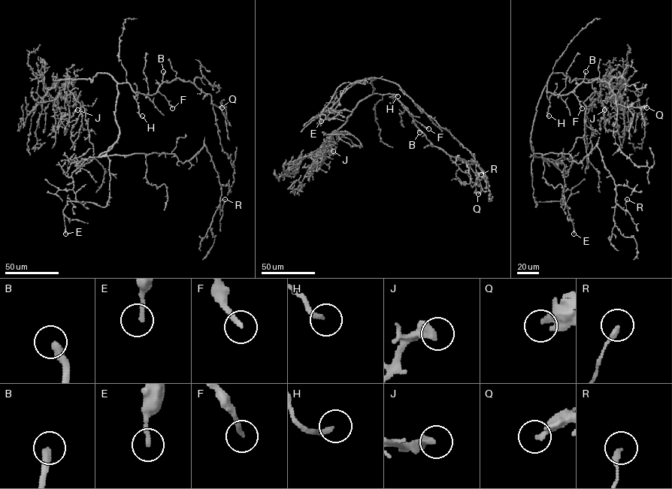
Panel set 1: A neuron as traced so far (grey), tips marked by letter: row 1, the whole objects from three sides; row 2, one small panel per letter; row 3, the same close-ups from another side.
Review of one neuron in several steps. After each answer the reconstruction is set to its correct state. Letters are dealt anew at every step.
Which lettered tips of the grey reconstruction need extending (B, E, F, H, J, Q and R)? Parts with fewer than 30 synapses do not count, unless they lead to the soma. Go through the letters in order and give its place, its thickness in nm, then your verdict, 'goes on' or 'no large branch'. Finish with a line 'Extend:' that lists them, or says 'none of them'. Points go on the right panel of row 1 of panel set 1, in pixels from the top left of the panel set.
B: at (585, 71); 360 nm thick; goes on
E: at (573, 233); 200 nm thick; no large branch
F: at (582, 108); 200 nm thick; goes on
H: at (549, 116); 200 nm thick; no large branch
J: at (604, 110); 440 nm thick; no large branch
Q: at (646, 107); 190 nm thick; goes on
R: at (627, 199); 240 nm thick; no large branch
Extend: B, F, Q

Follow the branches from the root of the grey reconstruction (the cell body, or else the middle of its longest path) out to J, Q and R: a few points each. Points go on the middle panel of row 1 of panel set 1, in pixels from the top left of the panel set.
J: (374, 79), (370, 82), (373, 93), (358, 104), (346, 122), (320, 146), (322, 145), (325, 151), (333, 151)
Q: (374, 79), (370, 82), (373, 93), (392, 95), (434, 146), (469, 164), (479, 182), (478, 194)
R: (374, 79), (362, 81), (378, 78), (396, 83), (470, 152), (481, 174)

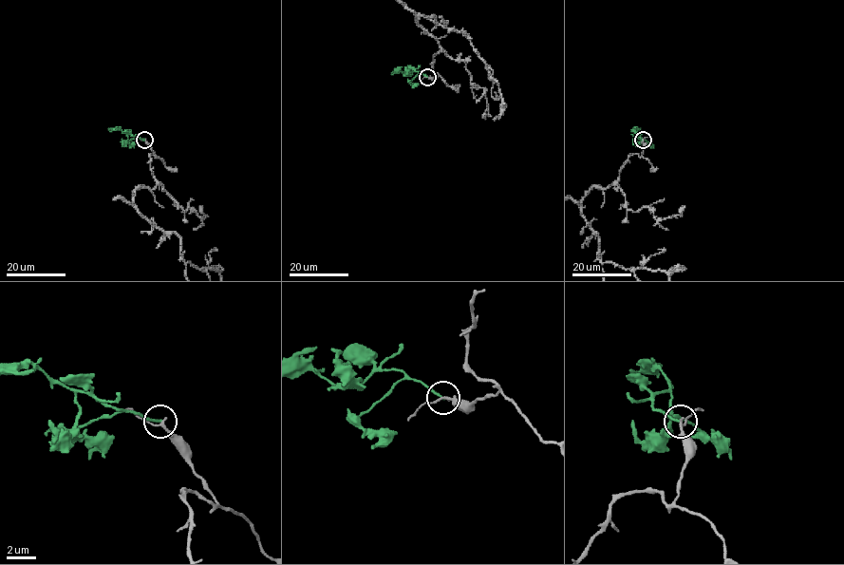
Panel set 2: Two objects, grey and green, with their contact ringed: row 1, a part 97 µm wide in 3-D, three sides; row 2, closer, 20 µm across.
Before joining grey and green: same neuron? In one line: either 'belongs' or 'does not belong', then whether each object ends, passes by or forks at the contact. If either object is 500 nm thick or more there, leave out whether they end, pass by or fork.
does not belong; grey passes by; green ends

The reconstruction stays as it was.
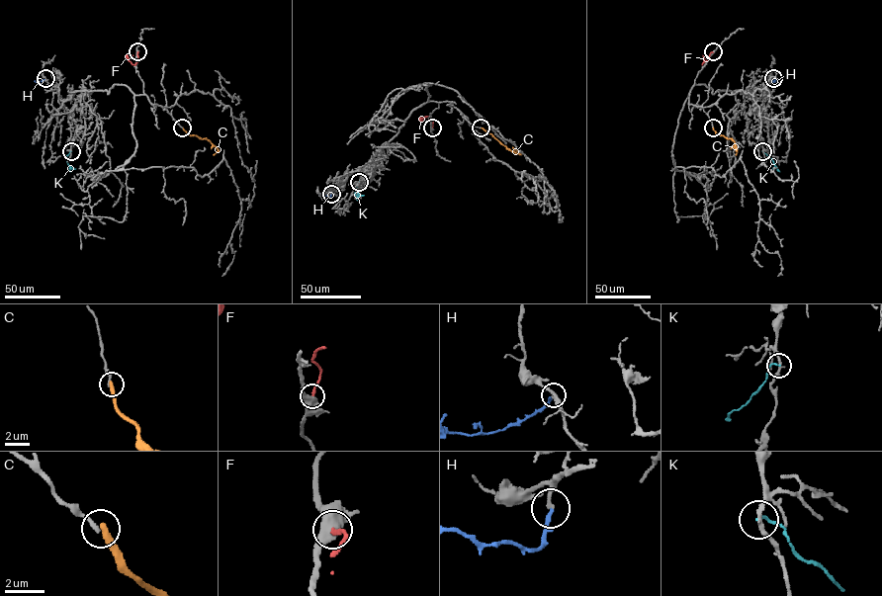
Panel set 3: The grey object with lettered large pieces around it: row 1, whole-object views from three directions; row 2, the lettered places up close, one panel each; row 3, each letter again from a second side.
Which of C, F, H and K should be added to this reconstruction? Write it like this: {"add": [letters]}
{"add": ["H"]}

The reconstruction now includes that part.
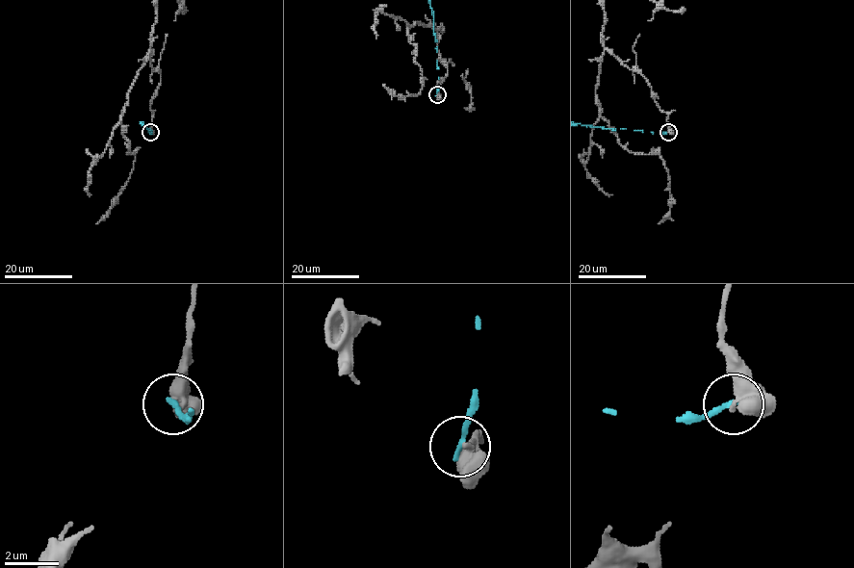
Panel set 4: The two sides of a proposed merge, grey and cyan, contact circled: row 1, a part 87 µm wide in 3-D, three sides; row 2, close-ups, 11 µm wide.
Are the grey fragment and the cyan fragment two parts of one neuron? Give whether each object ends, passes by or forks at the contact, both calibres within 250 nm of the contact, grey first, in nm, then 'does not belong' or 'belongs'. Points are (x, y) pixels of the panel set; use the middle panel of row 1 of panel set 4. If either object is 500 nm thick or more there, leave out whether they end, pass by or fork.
grey ends; cyan ends; calibres 440 and 240 nm; does not belong

